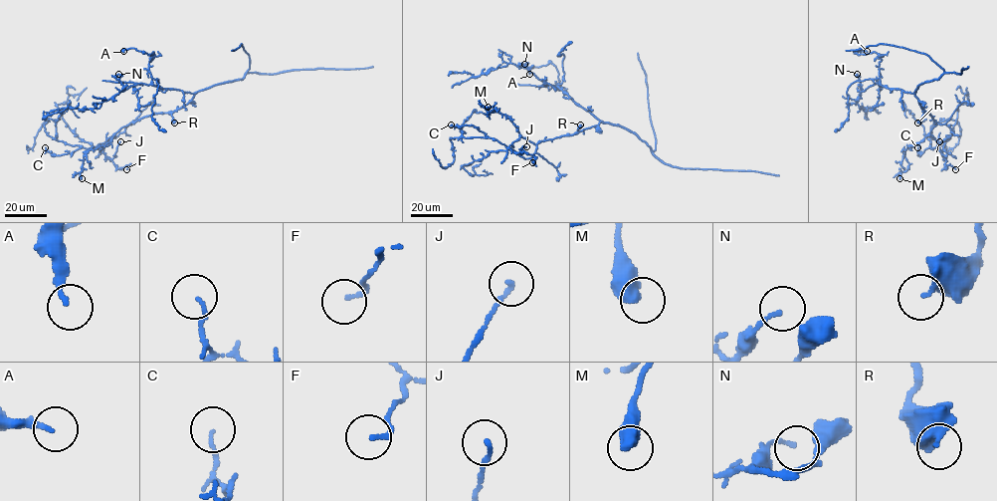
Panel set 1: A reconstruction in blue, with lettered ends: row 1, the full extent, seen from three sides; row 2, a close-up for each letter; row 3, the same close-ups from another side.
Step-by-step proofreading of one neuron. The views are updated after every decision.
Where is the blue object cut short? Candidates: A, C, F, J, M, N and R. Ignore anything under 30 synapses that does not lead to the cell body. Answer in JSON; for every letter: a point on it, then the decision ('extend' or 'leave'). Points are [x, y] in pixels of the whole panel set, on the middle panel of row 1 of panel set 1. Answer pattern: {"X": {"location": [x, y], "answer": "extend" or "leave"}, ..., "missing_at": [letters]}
{"A": {"location": [529, 74], "answer": "leave"}, "C": {"location": [451, 125], "answer": "leave"}, "F": {"location": [532, 162], "answer": "leave"}, "J": {"location": [526, 146], "answer": "leave"}, "M": {"location": [488, 107], "answer": "leave"}, "N": {"location": [524, 64], "answer": "leave"}, "R": {"location": [580, 125], "answer": "leave"}, "missing_at": []}

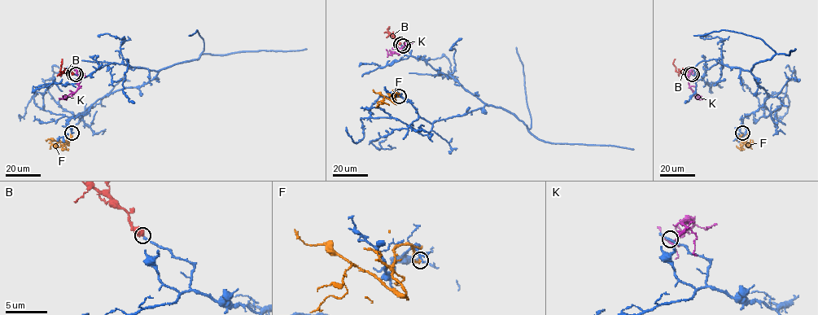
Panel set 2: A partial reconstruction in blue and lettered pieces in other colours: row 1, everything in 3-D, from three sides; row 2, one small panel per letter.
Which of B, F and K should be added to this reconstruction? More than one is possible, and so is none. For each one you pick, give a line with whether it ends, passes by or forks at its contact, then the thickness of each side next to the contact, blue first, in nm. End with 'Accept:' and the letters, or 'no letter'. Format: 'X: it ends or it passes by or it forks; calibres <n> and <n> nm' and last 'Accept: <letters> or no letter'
B: it ends; calibres 180 and 650 nm
Accept: B

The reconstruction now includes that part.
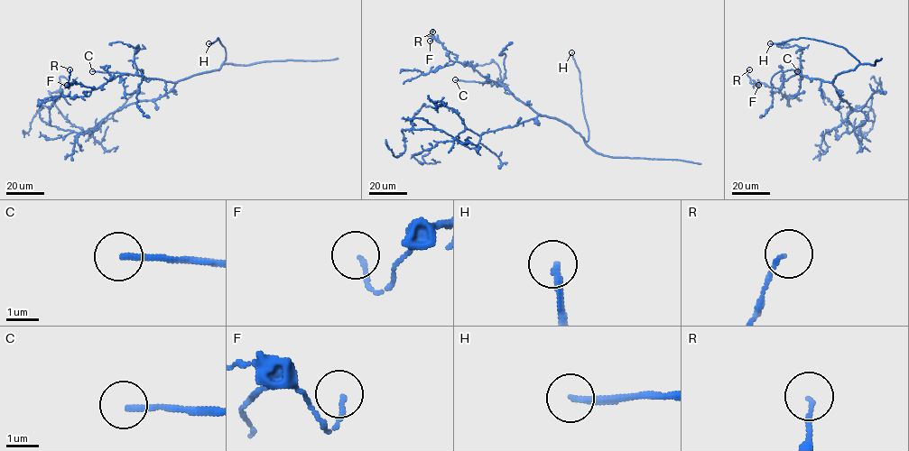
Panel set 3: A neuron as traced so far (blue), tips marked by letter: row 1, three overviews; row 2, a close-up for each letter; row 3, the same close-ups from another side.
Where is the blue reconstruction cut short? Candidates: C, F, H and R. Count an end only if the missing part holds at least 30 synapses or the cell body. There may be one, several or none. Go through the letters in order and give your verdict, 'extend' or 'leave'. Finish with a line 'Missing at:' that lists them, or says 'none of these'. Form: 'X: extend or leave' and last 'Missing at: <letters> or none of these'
C: extend
F: leave
H: extend
R: leave
Missing at: C, H

